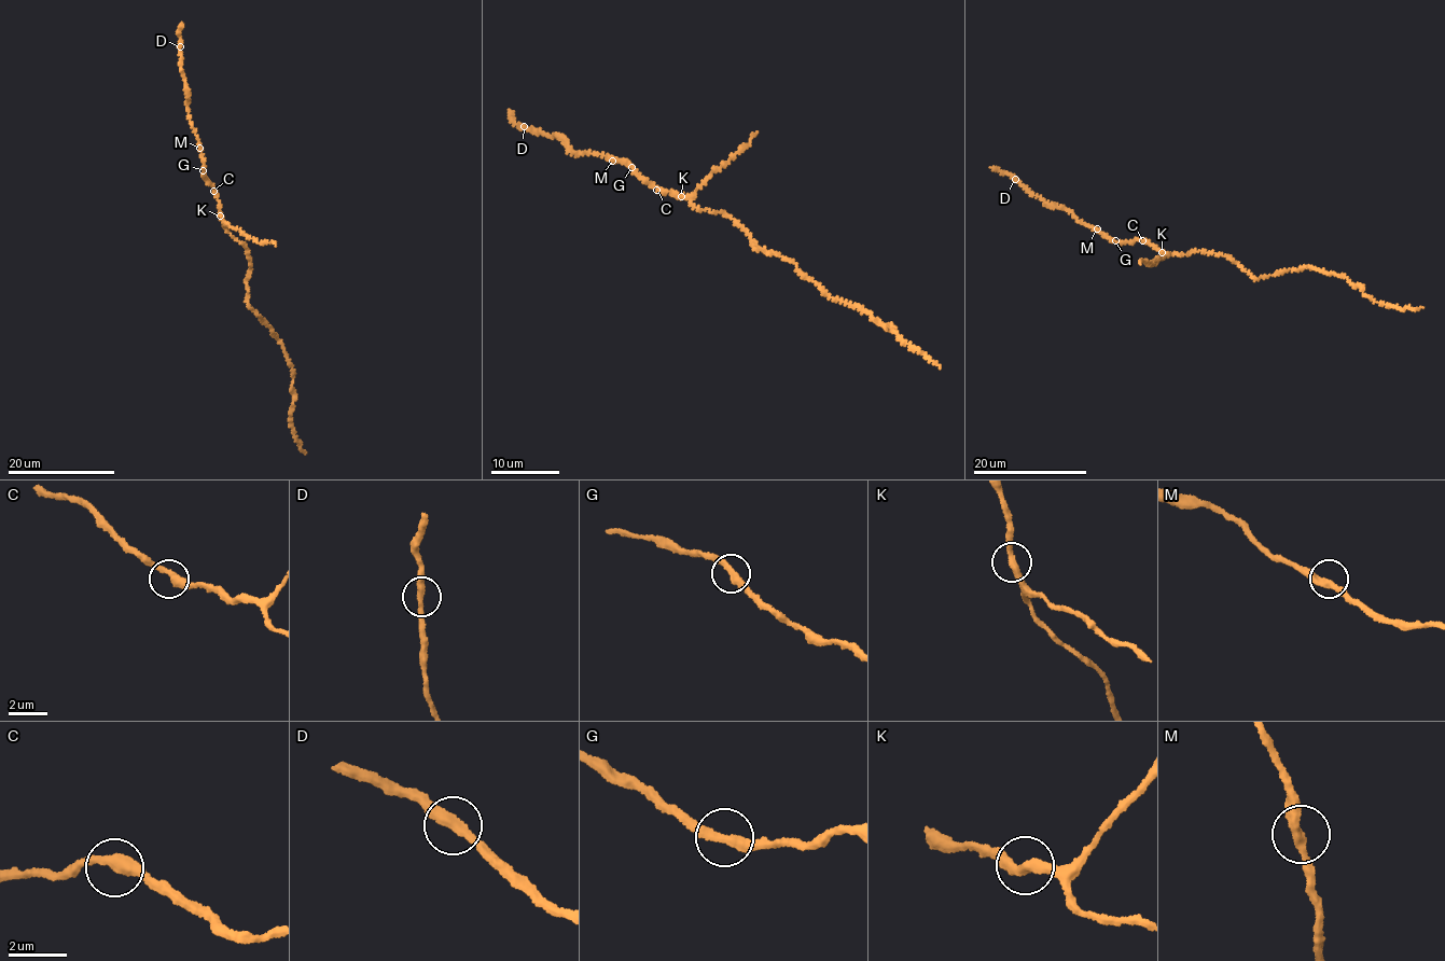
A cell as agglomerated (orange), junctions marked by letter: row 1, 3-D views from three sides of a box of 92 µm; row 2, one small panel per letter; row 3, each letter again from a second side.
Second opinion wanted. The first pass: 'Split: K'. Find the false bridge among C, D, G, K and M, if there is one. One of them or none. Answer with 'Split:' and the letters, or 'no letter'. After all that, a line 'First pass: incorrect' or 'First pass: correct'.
Split: K
First pass: correct

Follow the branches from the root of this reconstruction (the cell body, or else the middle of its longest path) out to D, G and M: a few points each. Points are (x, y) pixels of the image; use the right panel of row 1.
D: (1197, 251), (1168, 254), (1139, 239), (1111, 238), (1015, 179)
G: (1197, 251), (1183, 256), (1176, 252), (1168, 254), (1139, 239), (1115, 240)
M: (1197, 251), (1183, 256), (1176, 252), (1168, 254), (1139, 239), (1129, 242), (1112, 239), (1097, 228)

